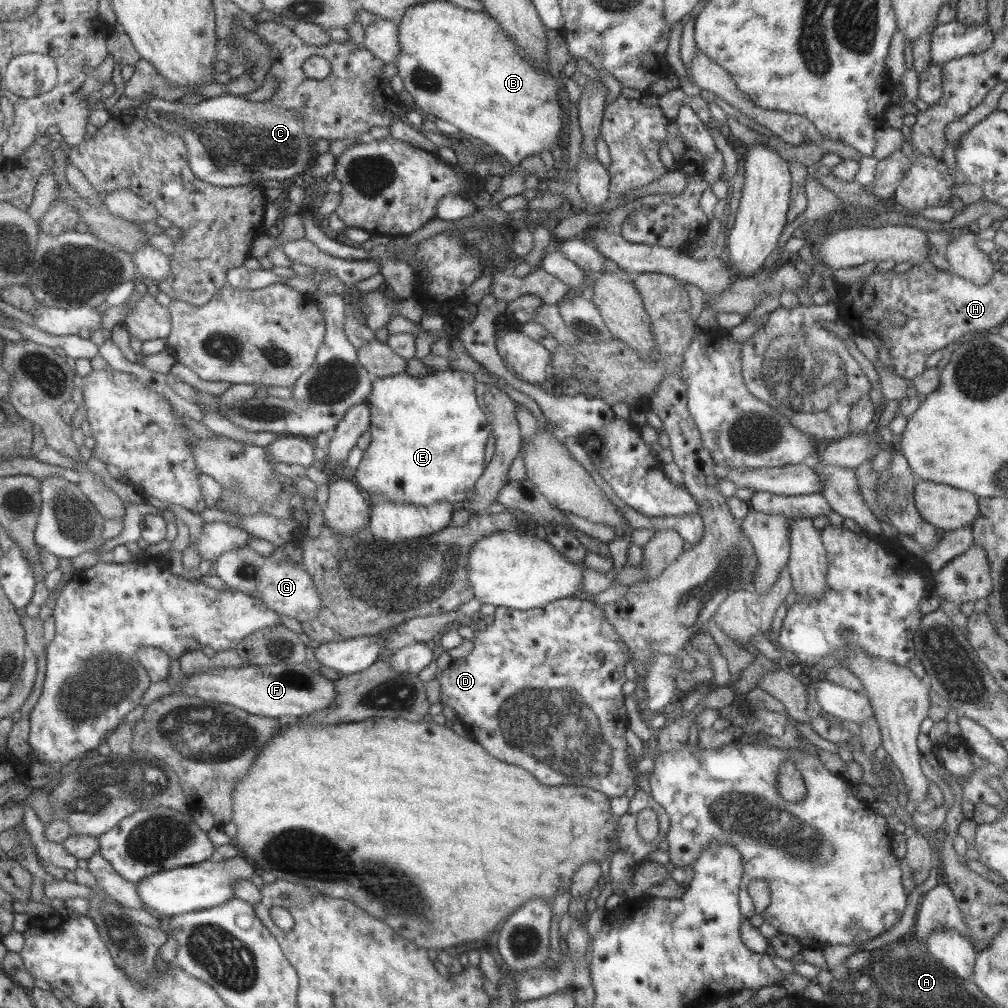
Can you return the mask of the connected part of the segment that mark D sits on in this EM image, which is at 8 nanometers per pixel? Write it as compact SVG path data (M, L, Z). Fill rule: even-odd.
M572 596L563 599L554 599L543 607L533 608L527 611L495 607L494 620L485 628L474 632L472 640L473 649L465 658L452 660L446 670L436 670L434 679L439 682L440 702L445 704L457 713L465 733L468 737L484 748L493 758L498 761L520 766L528 770L533 776L547 786L573 785L586 786L592 788L608 798L621 796L631 785L637 785L637 777L631 772L631 765L626 758L625 731L628 728L627 712L623 705L624 694L621 685L626 681L624 666L630 661L629 652L625 648L625 643L615 634L613 628L605 622L601 605L594 604L585 596ZM601 654L603 660L599 662L597 655Z

